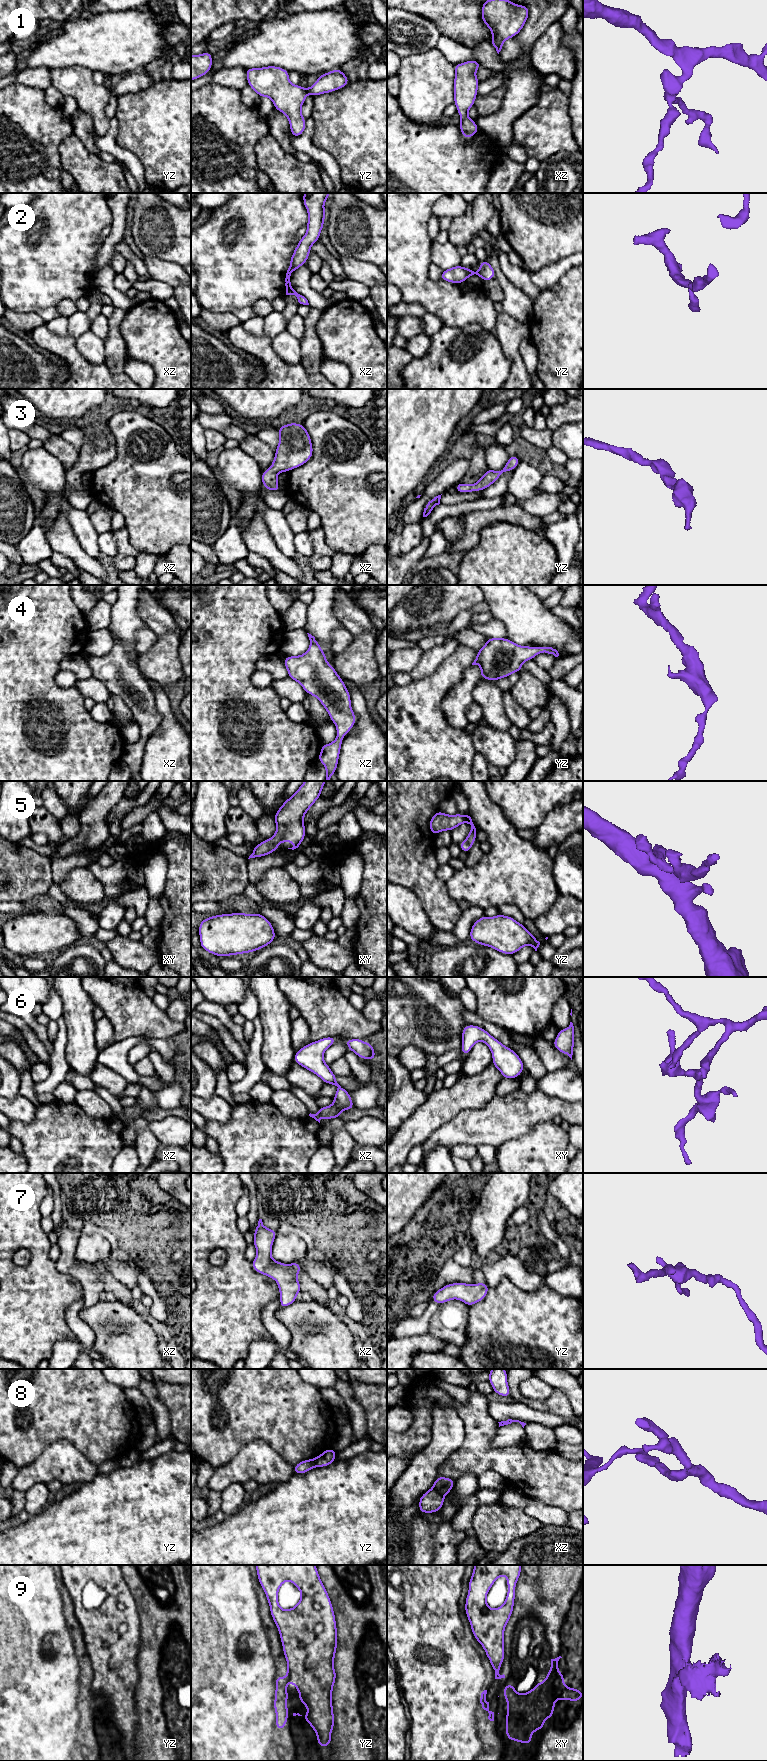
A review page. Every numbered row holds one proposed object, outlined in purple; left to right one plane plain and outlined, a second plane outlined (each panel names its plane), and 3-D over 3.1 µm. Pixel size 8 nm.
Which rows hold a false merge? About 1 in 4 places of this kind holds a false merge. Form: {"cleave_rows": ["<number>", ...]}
{"cleave_rows": ["8", "9"]}

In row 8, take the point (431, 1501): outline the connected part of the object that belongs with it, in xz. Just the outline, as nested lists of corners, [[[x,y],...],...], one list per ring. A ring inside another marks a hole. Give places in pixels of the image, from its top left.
[[[431,1488],[419,1498],[419,1511],[421,1513],[435,1513],[443,1507],[443,1504],[444,1495]]]

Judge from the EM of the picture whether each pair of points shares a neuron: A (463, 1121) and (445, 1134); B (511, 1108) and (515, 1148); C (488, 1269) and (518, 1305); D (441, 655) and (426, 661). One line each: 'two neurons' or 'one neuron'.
A: one neuron
B: two neurons
C: two neurons
D: one neuron

